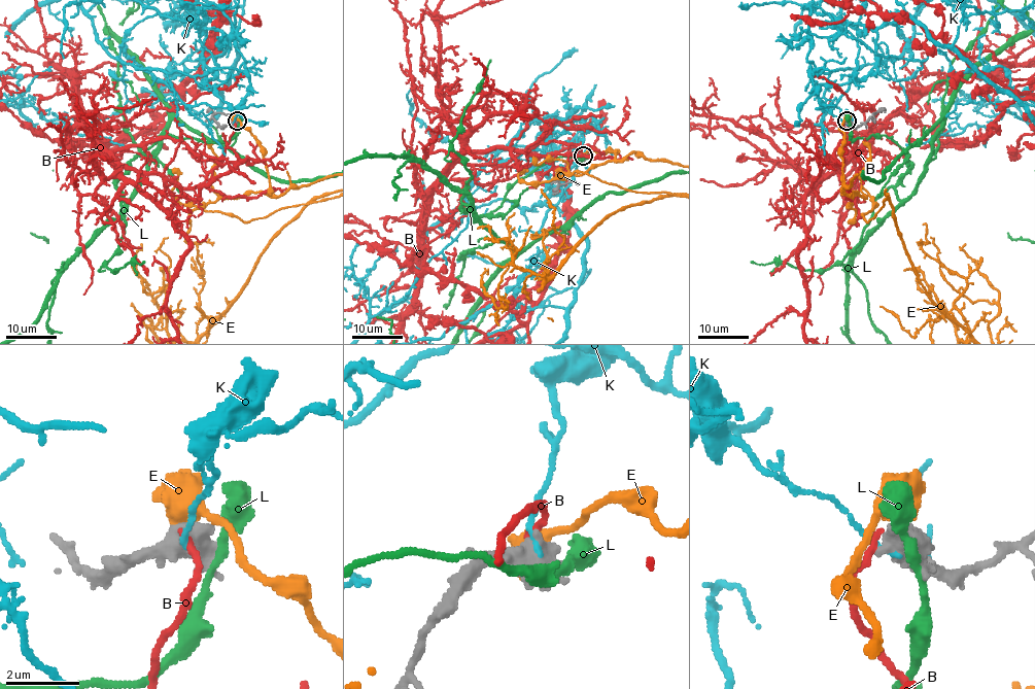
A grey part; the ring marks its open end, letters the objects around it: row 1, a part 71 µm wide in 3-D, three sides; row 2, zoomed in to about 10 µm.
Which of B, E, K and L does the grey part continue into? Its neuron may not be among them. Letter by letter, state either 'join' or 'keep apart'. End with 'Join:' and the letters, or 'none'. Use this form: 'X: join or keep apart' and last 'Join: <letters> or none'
B: keep apart
E: keep apart
K: keep apart
L: keep apart
Join: none

